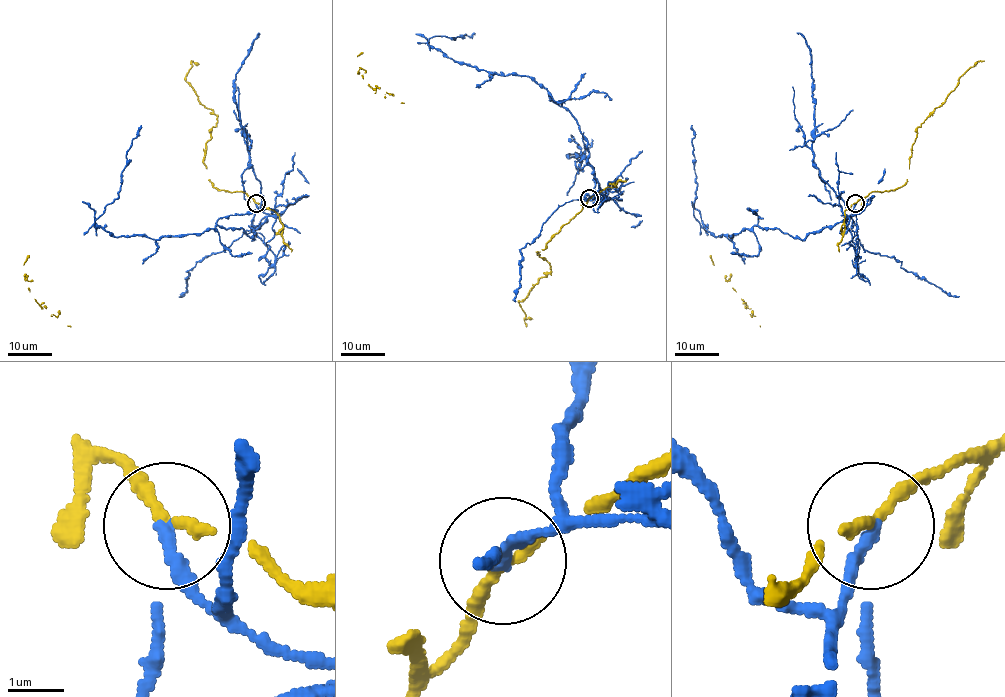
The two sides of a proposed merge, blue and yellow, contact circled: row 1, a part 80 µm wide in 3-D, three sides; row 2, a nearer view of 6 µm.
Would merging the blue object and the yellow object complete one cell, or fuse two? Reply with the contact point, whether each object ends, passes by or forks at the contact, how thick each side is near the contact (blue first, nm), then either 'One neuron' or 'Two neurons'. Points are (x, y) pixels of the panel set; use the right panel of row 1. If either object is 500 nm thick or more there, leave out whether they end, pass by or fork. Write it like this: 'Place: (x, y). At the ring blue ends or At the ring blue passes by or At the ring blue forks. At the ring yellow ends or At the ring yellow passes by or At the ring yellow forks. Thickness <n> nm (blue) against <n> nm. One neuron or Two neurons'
Place: (855, 203). At the ring blue ends. At the ring yellow ends. Thickness 240 nm (blue) against 260 nm. Two neurons

